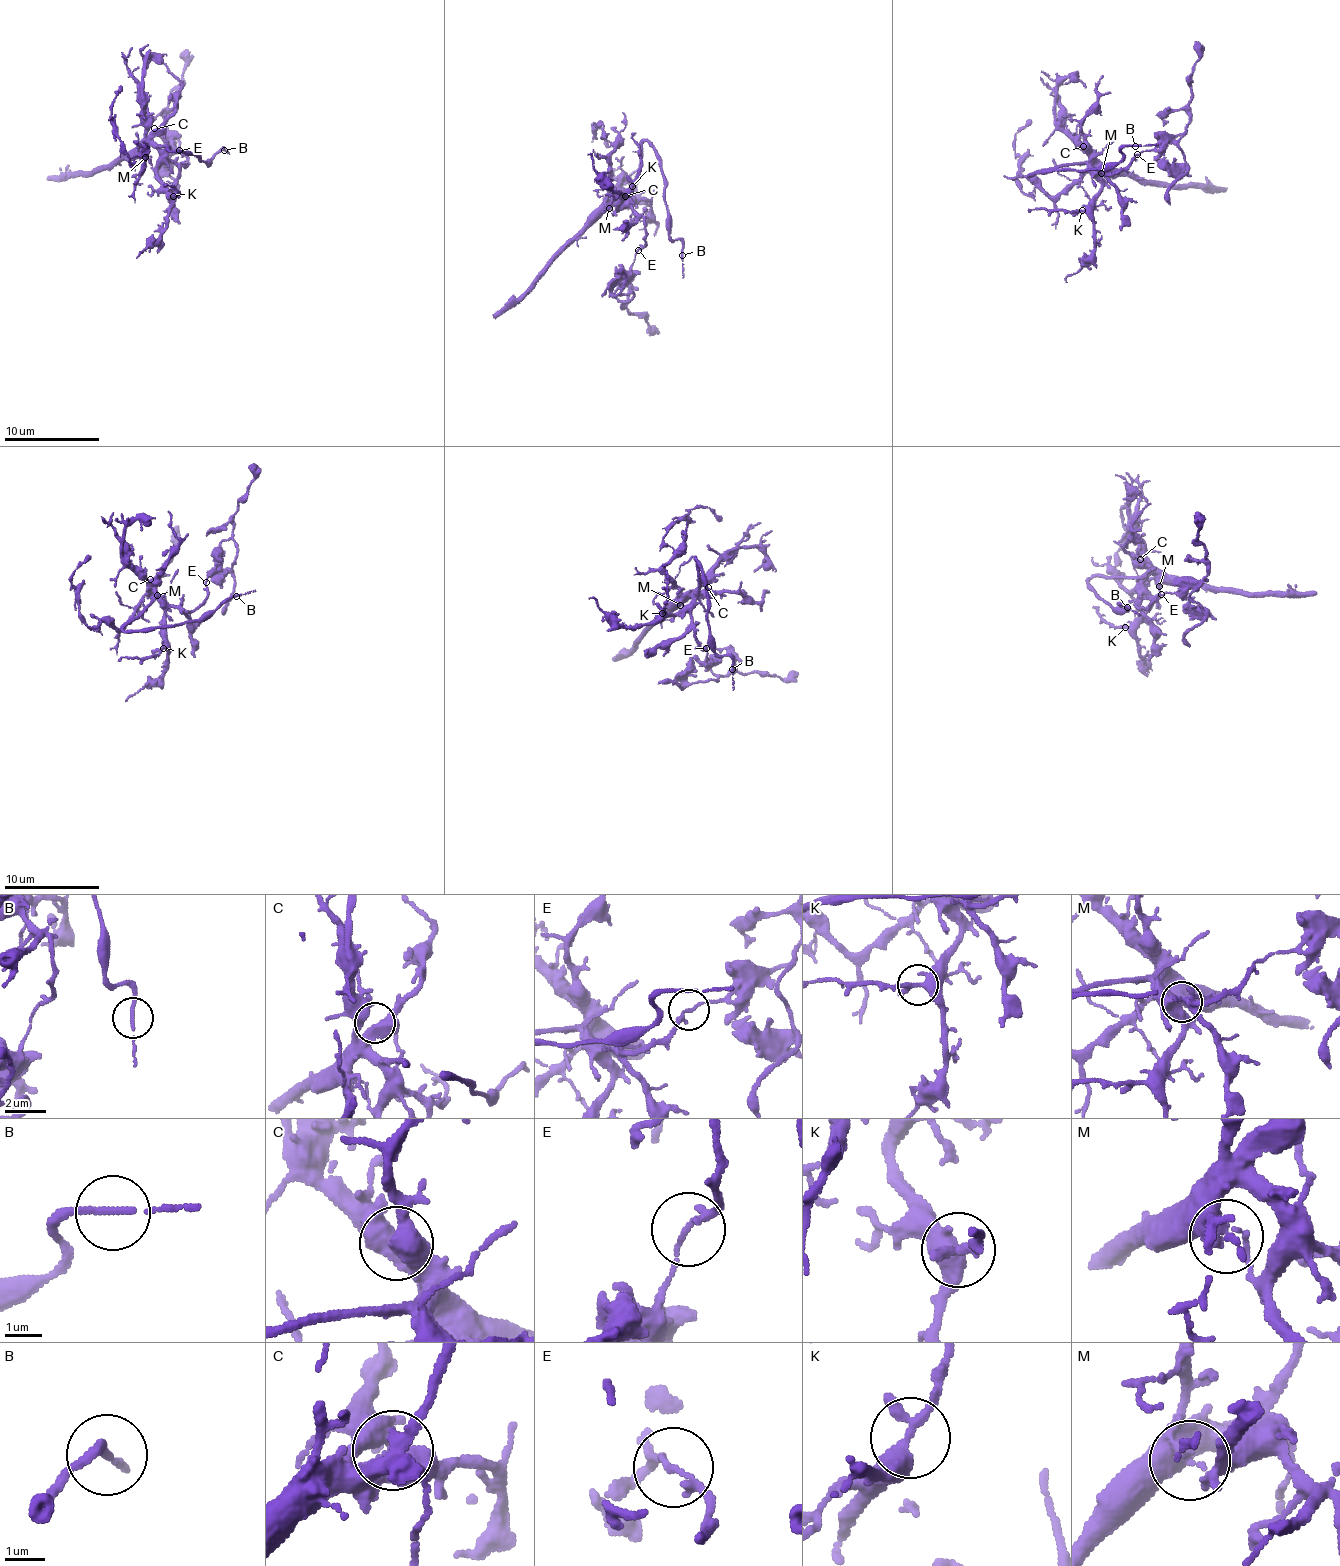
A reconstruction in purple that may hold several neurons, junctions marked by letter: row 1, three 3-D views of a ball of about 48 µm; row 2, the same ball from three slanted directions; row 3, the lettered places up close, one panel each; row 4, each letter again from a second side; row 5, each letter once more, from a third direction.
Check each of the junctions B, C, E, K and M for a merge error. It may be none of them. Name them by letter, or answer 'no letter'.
E

